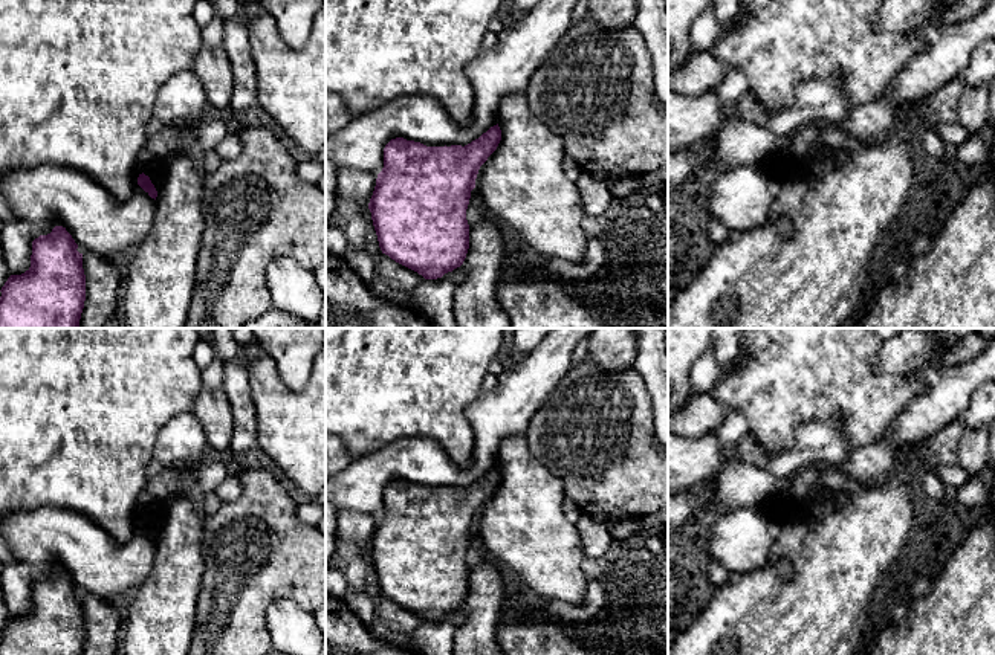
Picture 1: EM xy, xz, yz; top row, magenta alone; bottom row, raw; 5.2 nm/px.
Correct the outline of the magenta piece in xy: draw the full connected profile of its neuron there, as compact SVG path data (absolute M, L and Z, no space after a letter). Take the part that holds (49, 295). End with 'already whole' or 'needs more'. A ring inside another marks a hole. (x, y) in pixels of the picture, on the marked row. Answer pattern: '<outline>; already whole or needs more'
M63 226L32 241L31 267L2 287L0 328L79 328L83 253Z; already whole

